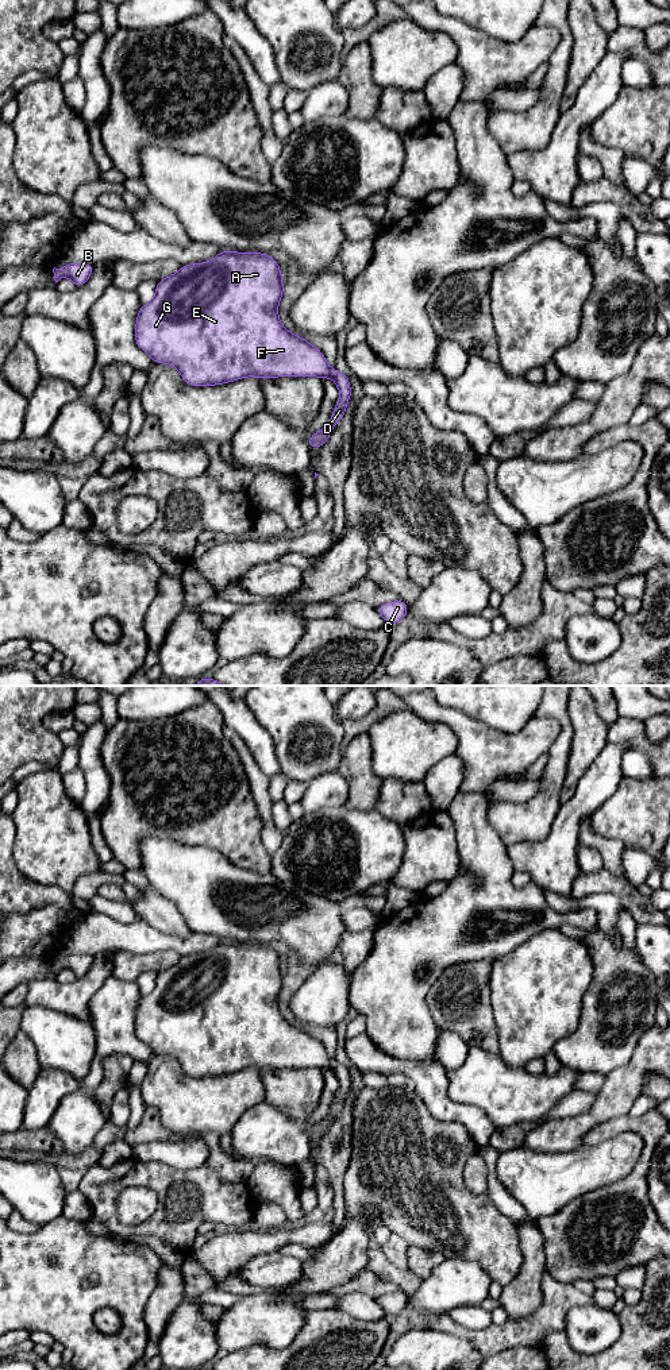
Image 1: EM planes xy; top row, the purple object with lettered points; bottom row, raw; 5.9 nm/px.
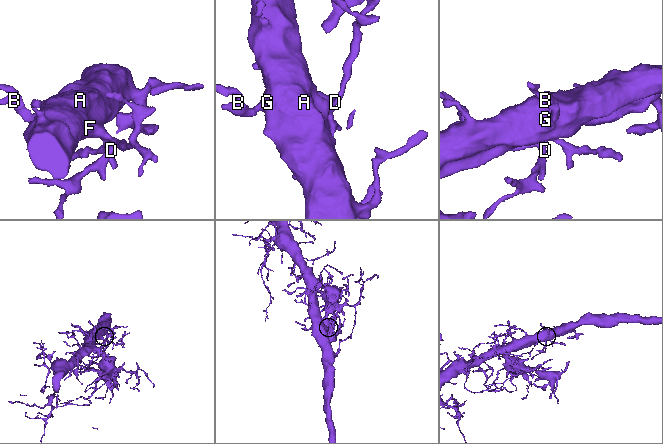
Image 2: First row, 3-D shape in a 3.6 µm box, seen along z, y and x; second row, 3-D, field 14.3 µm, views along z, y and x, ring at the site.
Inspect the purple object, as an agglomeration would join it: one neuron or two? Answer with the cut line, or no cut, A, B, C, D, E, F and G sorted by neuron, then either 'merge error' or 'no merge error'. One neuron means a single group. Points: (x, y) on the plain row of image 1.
no cut; A B C D E F G; no merge error

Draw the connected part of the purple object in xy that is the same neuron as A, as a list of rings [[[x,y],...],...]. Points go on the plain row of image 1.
[[[223,941],[207,954],[181,957],[176,965],[157,973],[155,988],[138,1003],[135,1034],[154,1054],[176,1058],[190,1077],[215,1077],[246,1068],[332,1069],[340,1088],[330,1114],[308,1132],[309,1141],[320,1139],[346,1105],[350,1070],[330,1058],[319,1039],[281,1015],[278,993],[282,984],[281,960],[272,946]]]

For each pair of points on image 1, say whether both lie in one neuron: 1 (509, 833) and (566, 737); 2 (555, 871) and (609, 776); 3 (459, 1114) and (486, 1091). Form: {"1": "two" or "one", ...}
{"1": "one", "2": "one", "3": "two"}

